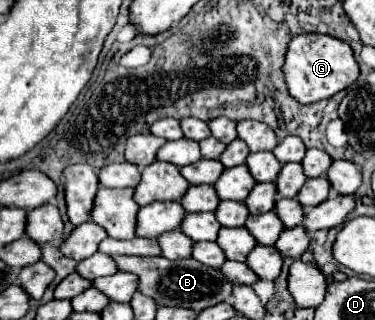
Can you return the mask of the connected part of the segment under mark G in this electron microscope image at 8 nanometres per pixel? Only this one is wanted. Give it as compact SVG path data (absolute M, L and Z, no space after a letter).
M303 33L291 37L285 53L283 73L285 73L289 95L297 103L309 105L309 103L329 99L335 93L353 85L355 79L359 77L359 65L353 57L353 49L345 41L321 33Z

